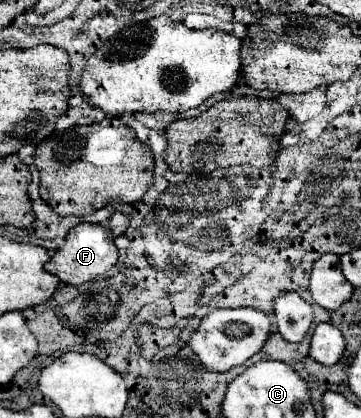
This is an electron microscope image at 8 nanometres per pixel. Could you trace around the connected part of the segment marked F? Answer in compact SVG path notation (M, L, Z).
M80 223L70 229L70 233L64 239L64 247L54 253L54 257L46 263L46 271L56 275L60 281L68 285L82 285L108 269L112 269L118 261L118 249L114 245L114 235L106 225L92 225L92 223Z

